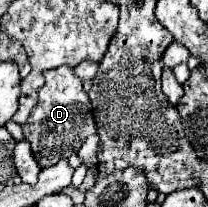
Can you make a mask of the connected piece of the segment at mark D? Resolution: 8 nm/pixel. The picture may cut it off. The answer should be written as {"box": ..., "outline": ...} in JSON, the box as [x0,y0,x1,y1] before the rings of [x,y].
{"box":[23,66,95,162],"outline":[[[59,66],[45,72],[45,84],[39,90],[39,102],[31,112],[27,126],[23,126],[23,134],[25,140],[29,140],[37,162],[59,162],[69,158],[81,148],[87,136],[95,134],[91,102],[81,80],[73,74],[73,68]]]}

